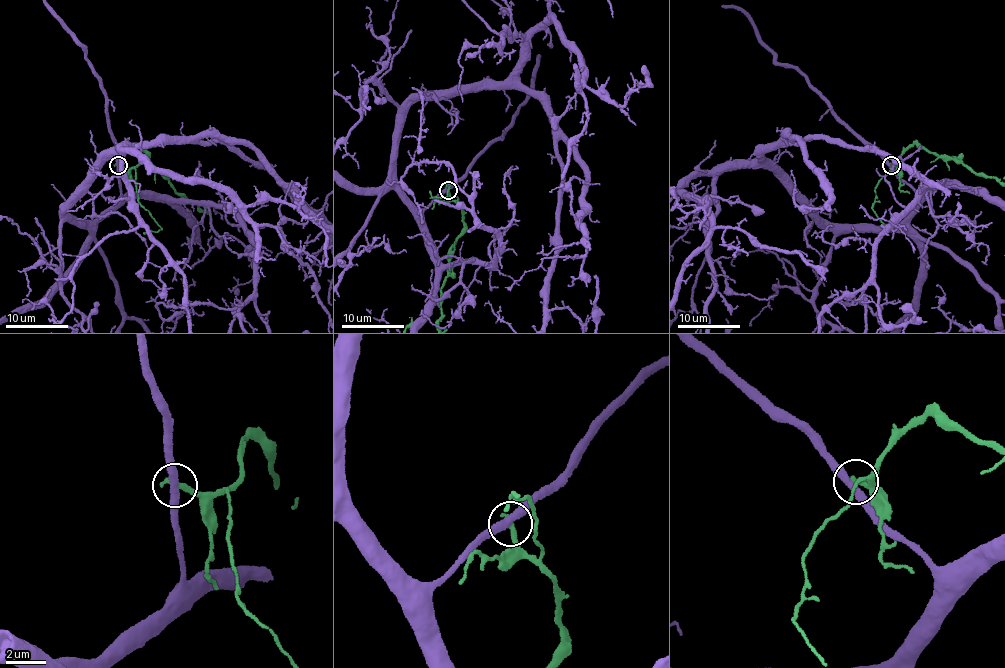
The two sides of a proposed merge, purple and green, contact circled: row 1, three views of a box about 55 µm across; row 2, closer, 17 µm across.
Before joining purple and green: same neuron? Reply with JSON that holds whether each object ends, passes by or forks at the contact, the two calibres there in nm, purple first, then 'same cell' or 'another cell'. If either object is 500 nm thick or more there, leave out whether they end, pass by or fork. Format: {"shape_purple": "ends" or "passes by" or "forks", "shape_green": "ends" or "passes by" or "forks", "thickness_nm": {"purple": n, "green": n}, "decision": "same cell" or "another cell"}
{"shape_purple": "passes by", "shape_green": "ends", "thickness_nm": {"purple": 360, "green": 320}, "decision": "another cell"}

